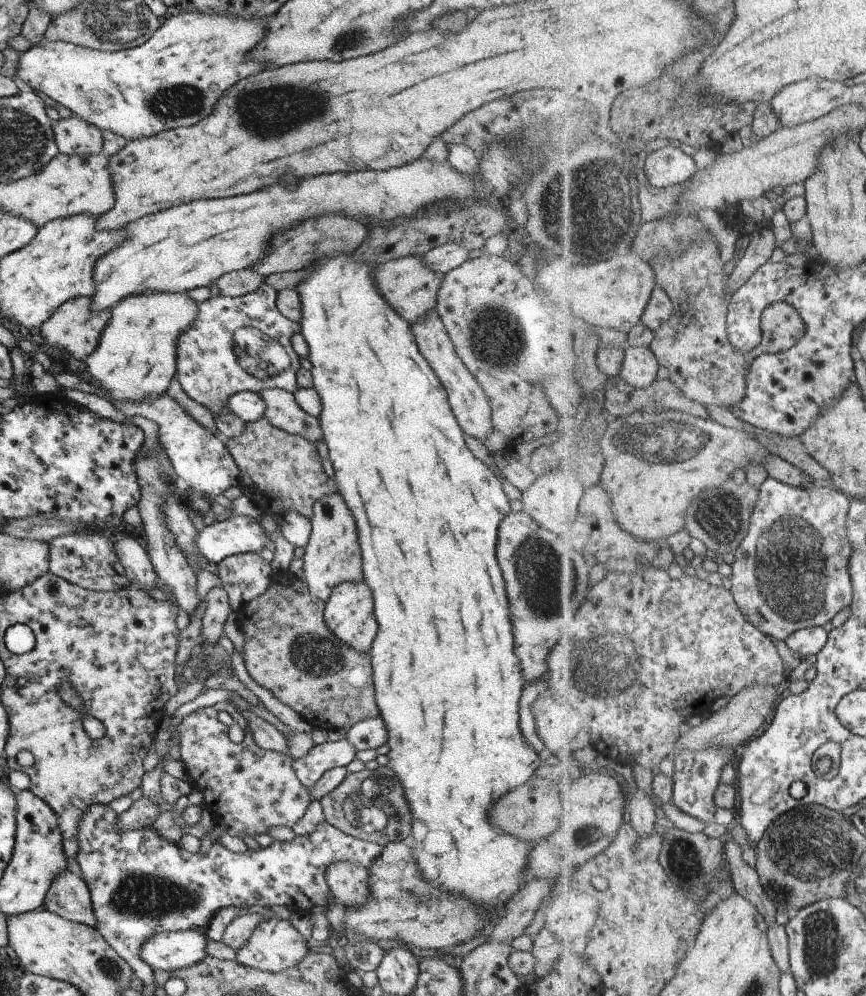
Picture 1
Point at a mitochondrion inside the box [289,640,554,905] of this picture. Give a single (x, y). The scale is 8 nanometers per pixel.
(371, 805)

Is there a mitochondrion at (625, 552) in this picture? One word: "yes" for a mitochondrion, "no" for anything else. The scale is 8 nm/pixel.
no

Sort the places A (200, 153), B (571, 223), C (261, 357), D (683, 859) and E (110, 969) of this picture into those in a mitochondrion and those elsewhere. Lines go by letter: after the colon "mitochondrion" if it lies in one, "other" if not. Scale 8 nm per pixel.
A: other
B: mitochondrion
C: mitochondrion
D: mitochondrion
E: mitochondrion

